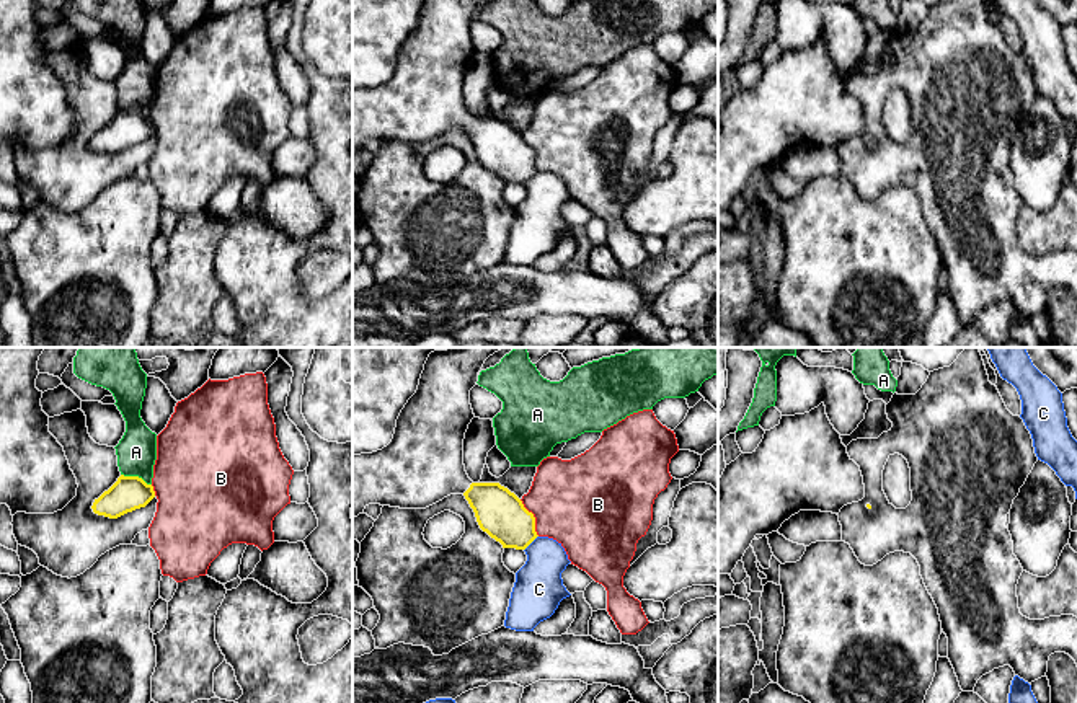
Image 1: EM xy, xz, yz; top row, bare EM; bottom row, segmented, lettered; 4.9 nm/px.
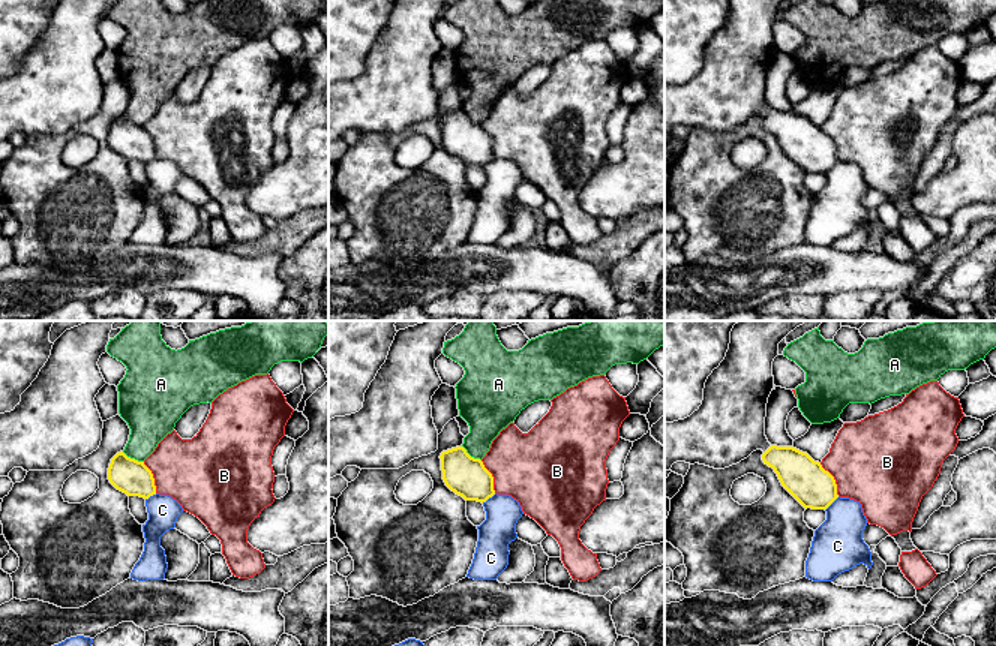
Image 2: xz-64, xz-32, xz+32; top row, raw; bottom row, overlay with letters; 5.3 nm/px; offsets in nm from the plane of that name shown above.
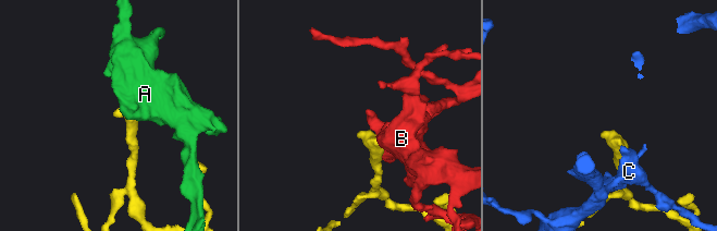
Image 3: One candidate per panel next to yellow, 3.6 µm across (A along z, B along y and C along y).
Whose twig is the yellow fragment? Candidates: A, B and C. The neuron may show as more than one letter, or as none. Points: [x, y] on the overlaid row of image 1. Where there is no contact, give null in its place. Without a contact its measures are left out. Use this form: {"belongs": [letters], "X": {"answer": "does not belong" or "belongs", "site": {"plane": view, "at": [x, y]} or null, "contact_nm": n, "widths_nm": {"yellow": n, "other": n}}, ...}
{"belongs": [], "A": {"answer": "does not belong", "site": {"plane": "xy", "at": [136, 477]}, "contact_nm": 160, "widths_nm": {"yellow": 170, "other": 190}}, "B": {"answer": "does not belong", "site": {"plane": "xz", "at": [534, 517]}, "contact_nm": 200, "widths_nm": {"yellow": 240, "other": 440}}, "C": {"answer": "does not belong", "site": {"plane": "xz", "at": [531, 542]}, "contact_nm": 100, "widths_nm": {"yellow": 240, "other": 240}}}

